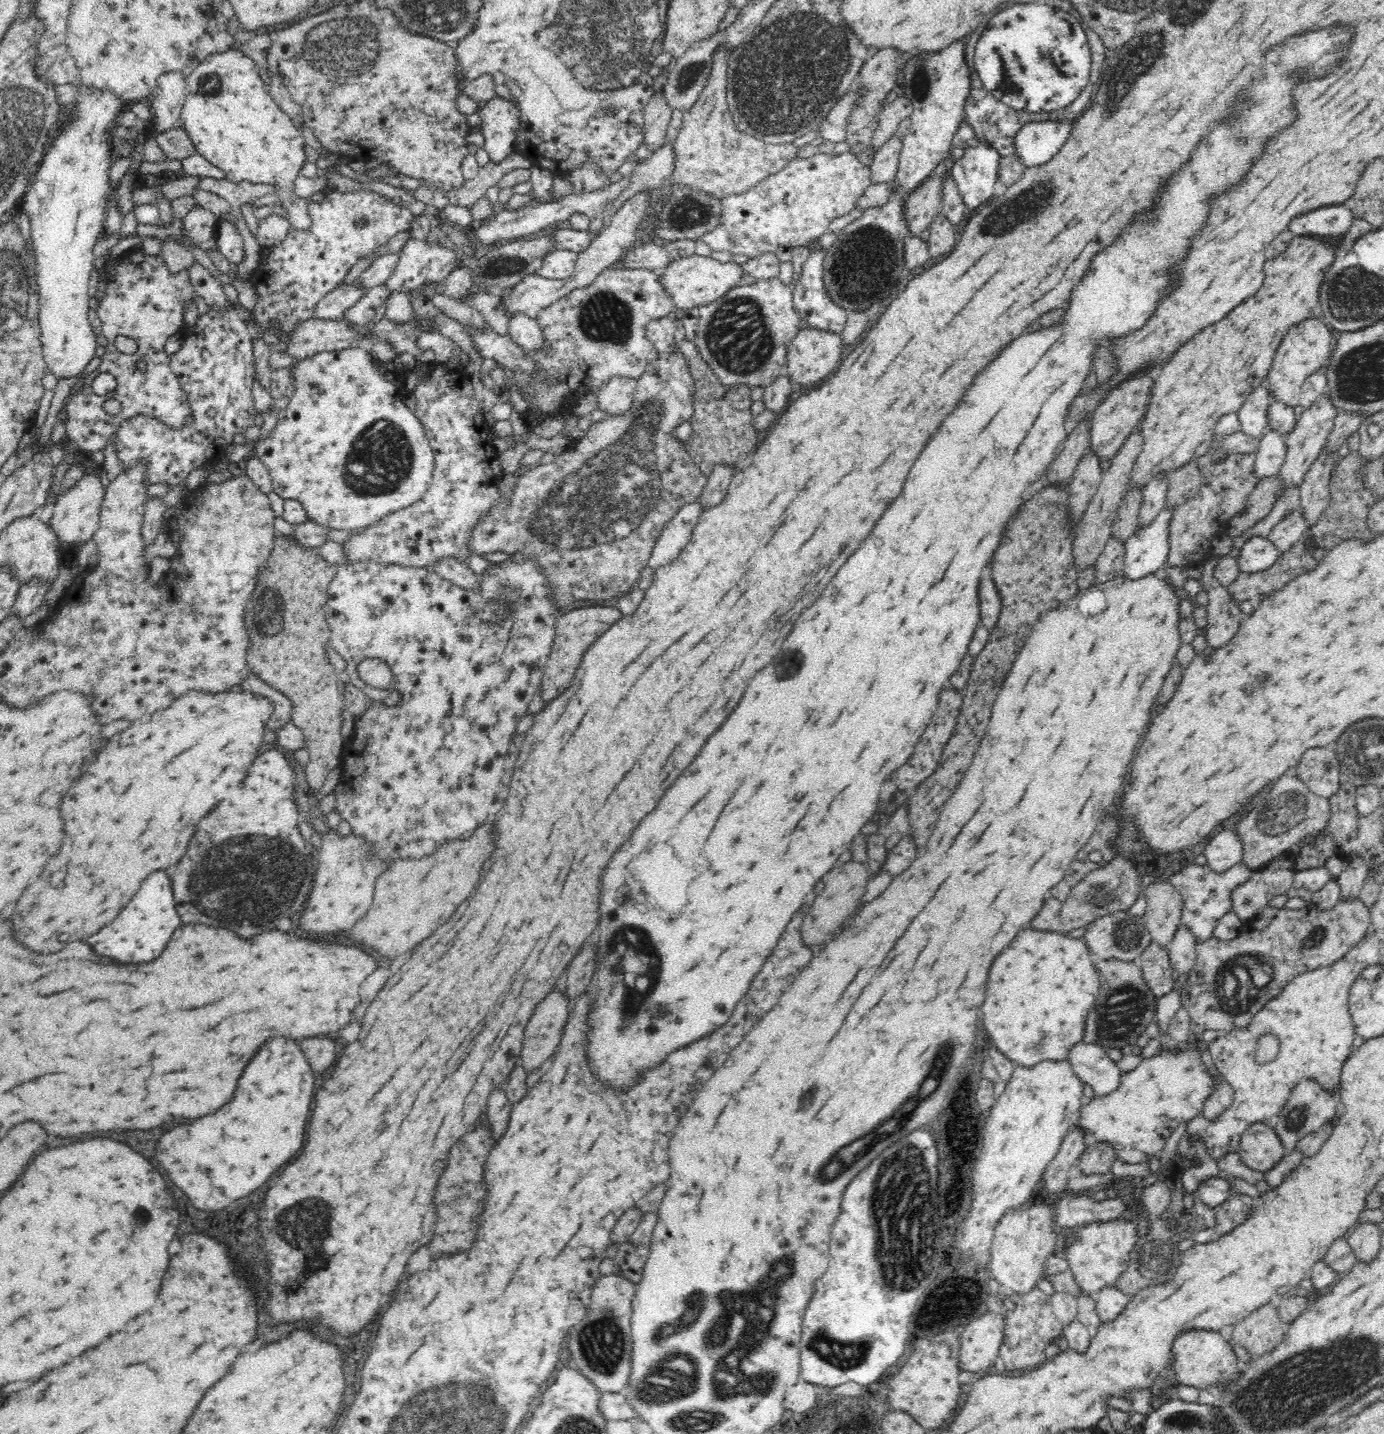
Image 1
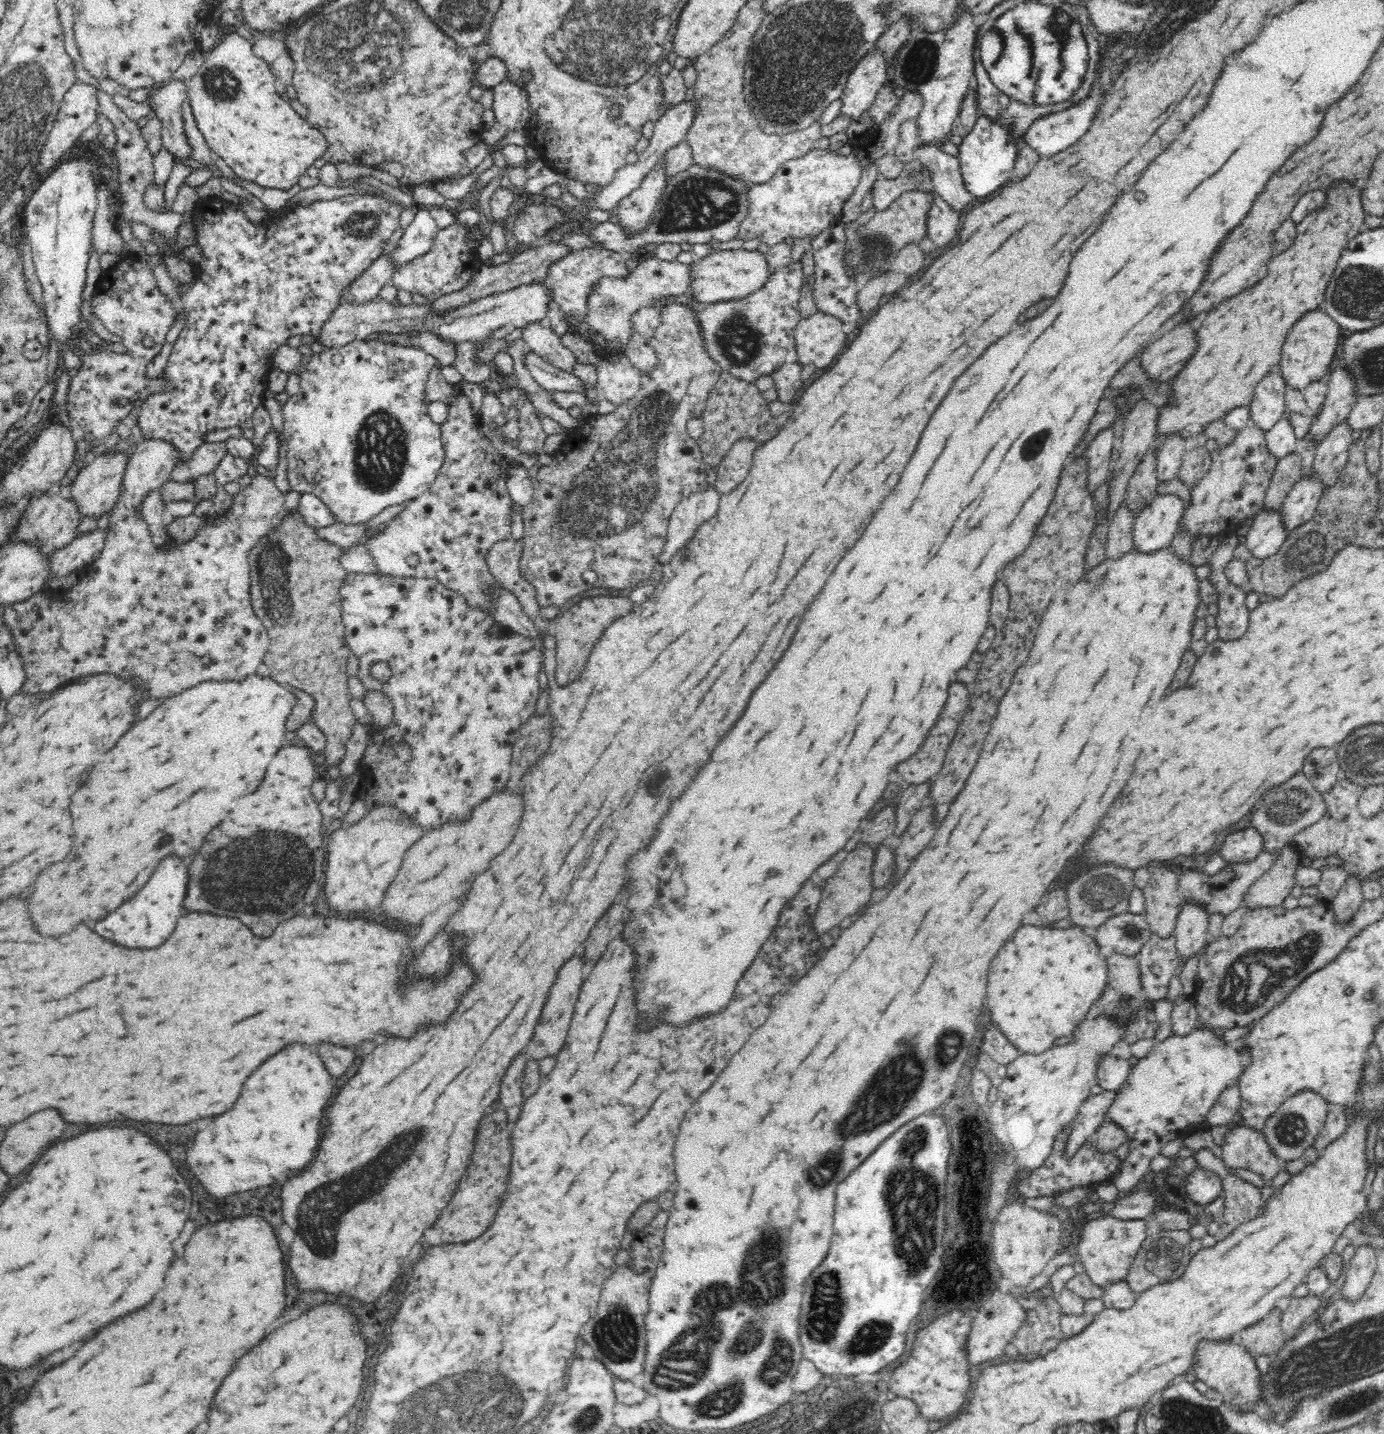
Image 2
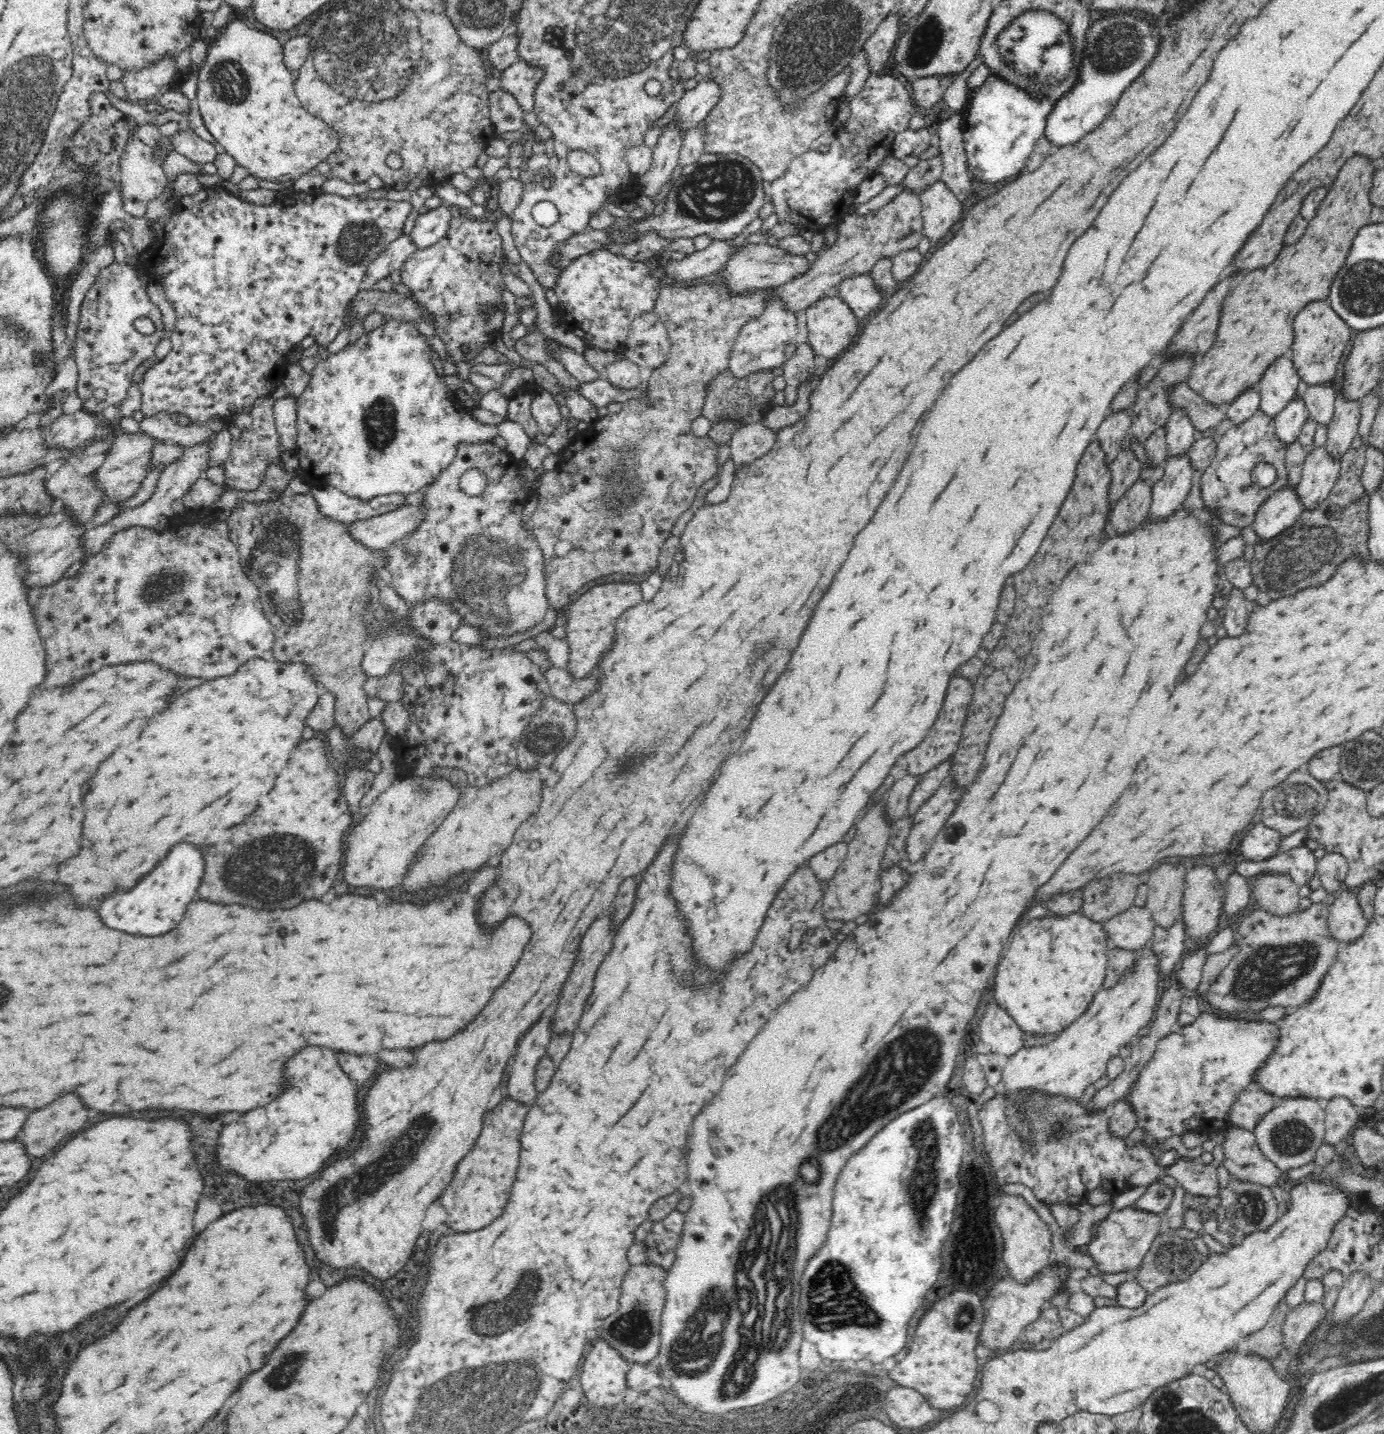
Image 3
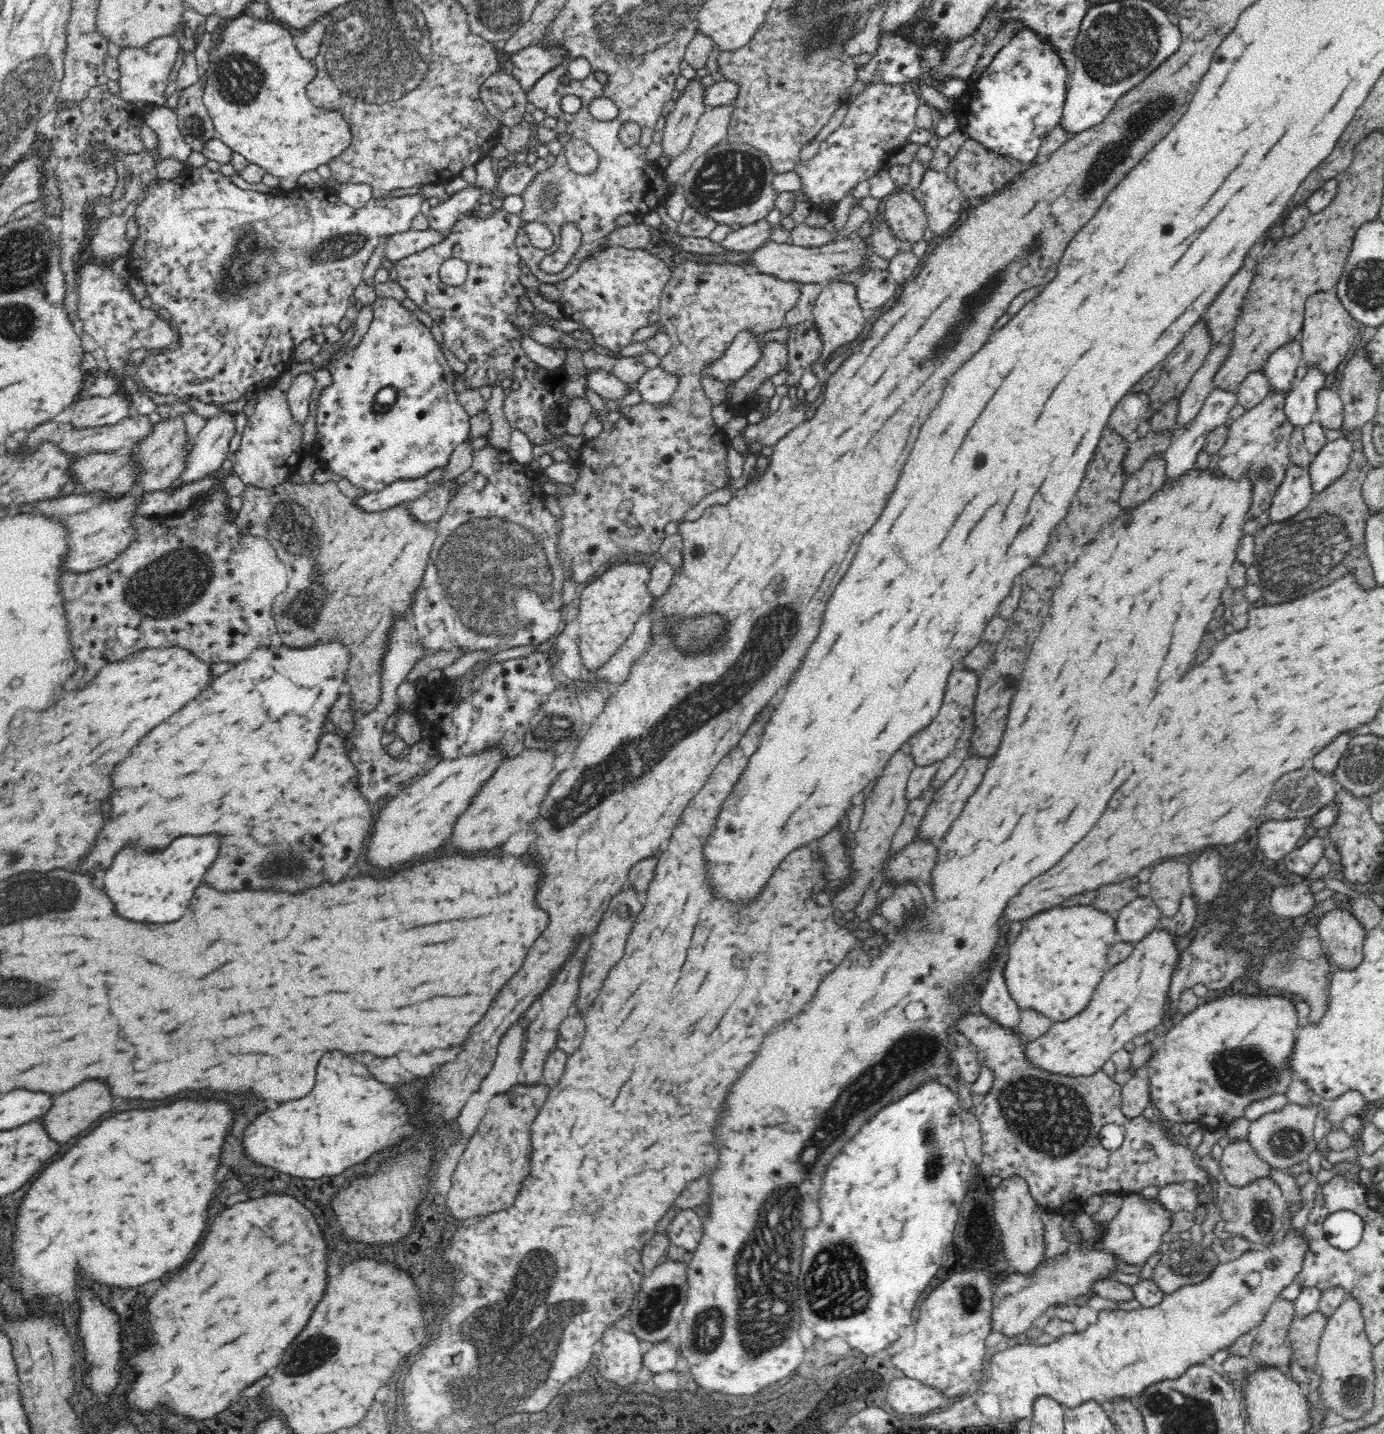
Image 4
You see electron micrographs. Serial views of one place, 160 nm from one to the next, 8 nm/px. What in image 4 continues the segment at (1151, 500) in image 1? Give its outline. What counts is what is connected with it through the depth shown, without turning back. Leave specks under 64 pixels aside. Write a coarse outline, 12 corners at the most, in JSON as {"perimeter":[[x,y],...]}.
{"perimeter":[[1229,341],[1212,347],[1178,398],[1176,429],[1197,418],[1213,391],[1212,378],[1229,354]]}

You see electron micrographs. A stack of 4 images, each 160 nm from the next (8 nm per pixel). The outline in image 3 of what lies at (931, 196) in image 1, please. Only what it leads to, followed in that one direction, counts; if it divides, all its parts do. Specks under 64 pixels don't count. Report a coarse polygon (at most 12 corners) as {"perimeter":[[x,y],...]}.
{"perimeter":[[918,194],[844,216],[836,242],[776,287],[792,313],[924,237]]}

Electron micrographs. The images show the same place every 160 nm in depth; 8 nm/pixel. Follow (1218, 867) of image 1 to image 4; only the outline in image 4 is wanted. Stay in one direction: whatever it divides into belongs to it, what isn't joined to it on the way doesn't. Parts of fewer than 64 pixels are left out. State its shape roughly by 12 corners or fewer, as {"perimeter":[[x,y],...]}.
{"perimeter":[[1267,820],[1258,828],[1265,860],[1302,843],[1308,821]]}

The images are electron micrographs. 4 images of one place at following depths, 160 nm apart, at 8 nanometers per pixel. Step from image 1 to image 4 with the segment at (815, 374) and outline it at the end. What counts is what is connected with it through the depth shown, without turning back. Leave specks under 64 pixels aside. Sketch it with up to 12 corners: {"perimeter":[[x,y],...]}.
{"perimeter":[[826,284],[810,319],[823,357],[860,336],[855,286]]}

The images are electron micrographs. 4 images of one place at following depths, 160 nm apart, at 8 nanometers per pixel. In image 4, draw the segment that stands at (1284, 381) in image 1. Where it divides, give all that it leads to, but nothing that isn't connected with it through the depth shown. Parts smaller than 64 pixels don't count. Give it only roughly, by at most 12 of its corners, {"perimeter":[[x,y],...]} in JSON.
{"perimeter":[[1334,292],[1308,298],[1298,337],[1324,376],[1350,352],[1360,323]]}

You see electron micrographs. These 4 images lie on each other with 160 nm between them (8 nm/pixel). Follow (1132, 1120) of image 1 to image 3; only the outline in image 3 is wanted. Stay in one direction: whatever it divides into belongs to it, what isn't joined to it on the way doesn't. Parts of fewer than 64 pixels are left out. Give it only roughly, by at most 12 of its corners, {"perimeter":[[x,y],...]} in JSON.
{"perimeter":[[1200,1013],[1124,1098],[1139,1144],[1220,1131],[1274,1023]]}

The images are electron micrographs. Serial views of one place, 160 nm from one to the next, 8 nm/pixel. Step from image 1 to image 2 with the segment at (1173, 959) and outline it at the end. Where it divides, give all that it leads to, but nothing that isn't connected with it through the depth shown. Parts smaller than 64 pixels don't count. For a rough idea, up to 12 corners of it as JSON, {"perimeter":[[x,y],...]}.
{"perimeter":[[1185,904],[1173,932],[1183,960],[1209,940],[1209,915]]}

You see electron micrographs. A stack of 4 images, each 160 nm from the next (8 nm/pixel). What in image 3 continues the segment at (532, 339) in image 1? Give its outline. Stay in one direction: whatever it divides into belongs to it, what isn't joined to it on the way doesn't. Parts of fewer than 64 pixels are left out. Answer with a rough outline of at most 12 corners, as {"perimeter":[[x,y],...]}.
{"perimeter":[[543,337],[549,358],[579,382],[603,378],[583,354]]}

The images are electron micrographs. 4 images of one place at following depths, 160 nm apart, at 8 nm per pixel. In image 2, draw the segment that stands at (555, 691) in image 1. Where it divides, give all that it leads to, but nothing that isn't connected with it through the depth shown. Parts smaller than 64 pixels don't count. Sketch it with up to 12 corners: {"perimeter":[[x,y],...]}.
{"perimeter":[[588,597],[554,618],[555,680],[578,678],[594,644],[632,610],[628,597]]}

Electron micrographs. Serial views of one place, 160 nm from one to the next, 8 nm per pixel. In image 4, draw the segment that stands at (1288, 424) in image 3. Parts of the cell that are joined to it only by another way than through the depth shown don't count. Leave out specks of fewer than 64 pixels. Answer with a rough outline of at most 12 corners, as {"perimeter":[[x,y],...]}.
{"perimeter":[[1316,367],[1286,394],[1284,414],[1293,428],[1316,416],[1325,376]]}

